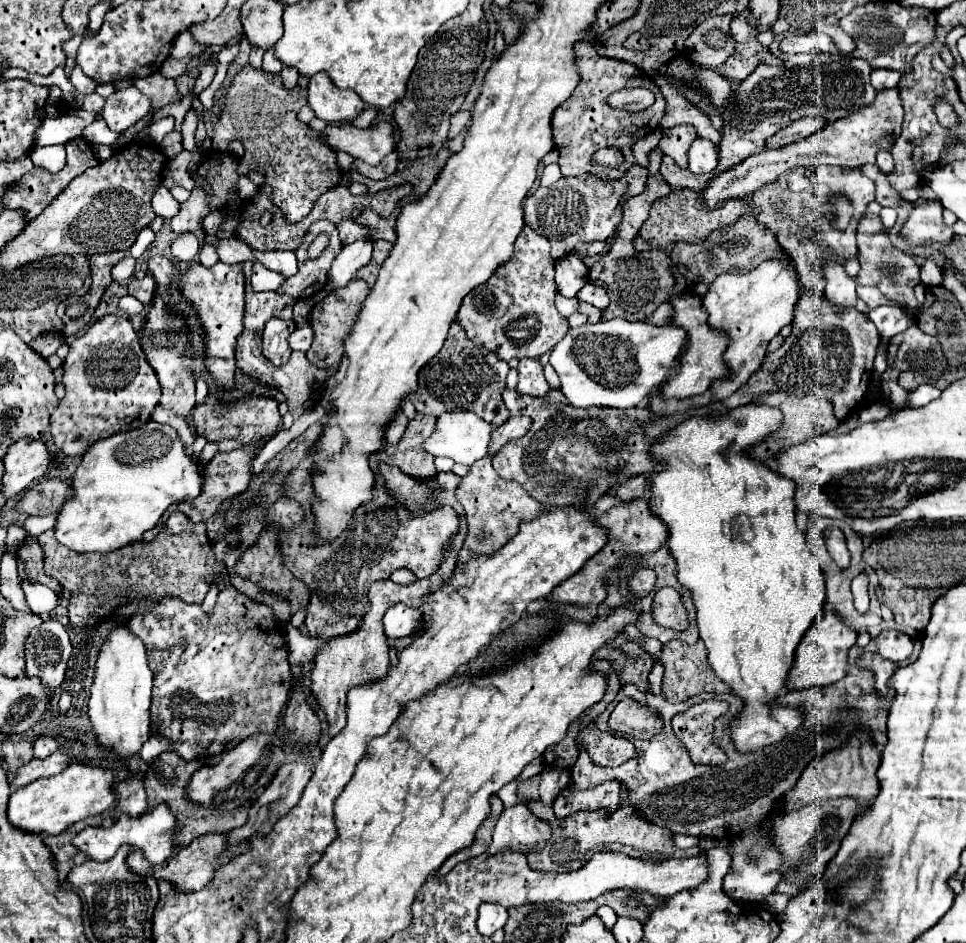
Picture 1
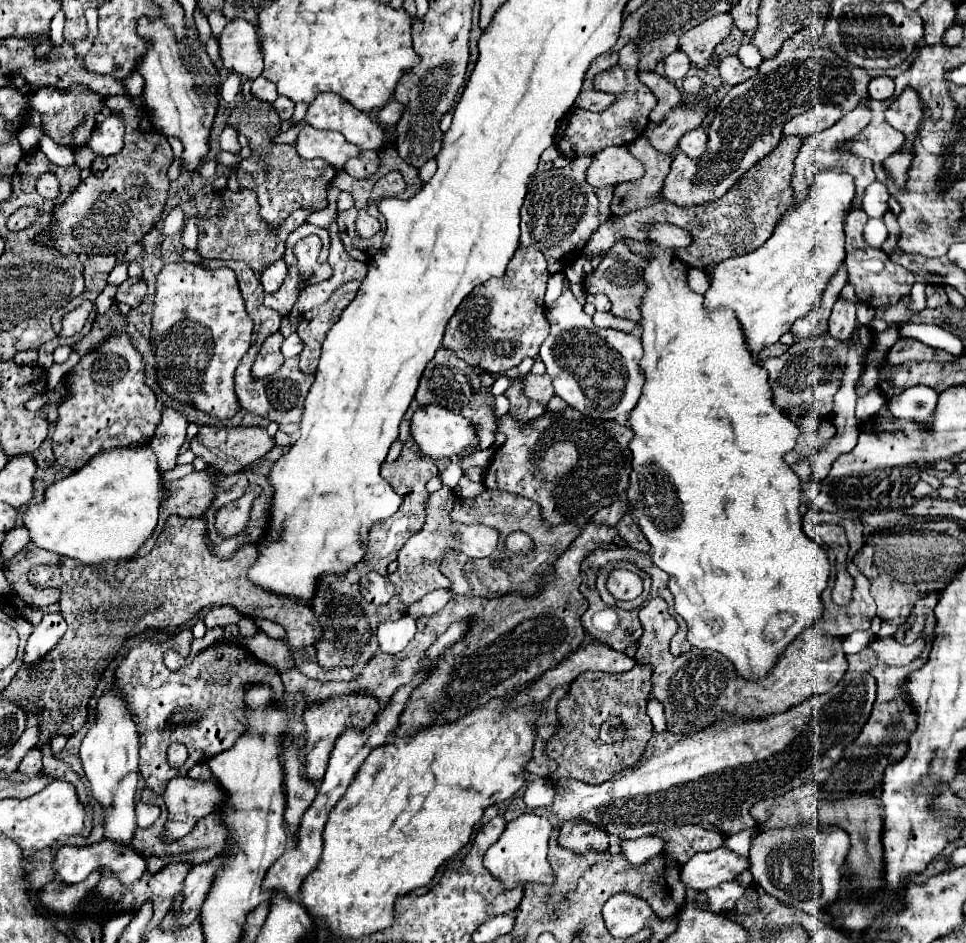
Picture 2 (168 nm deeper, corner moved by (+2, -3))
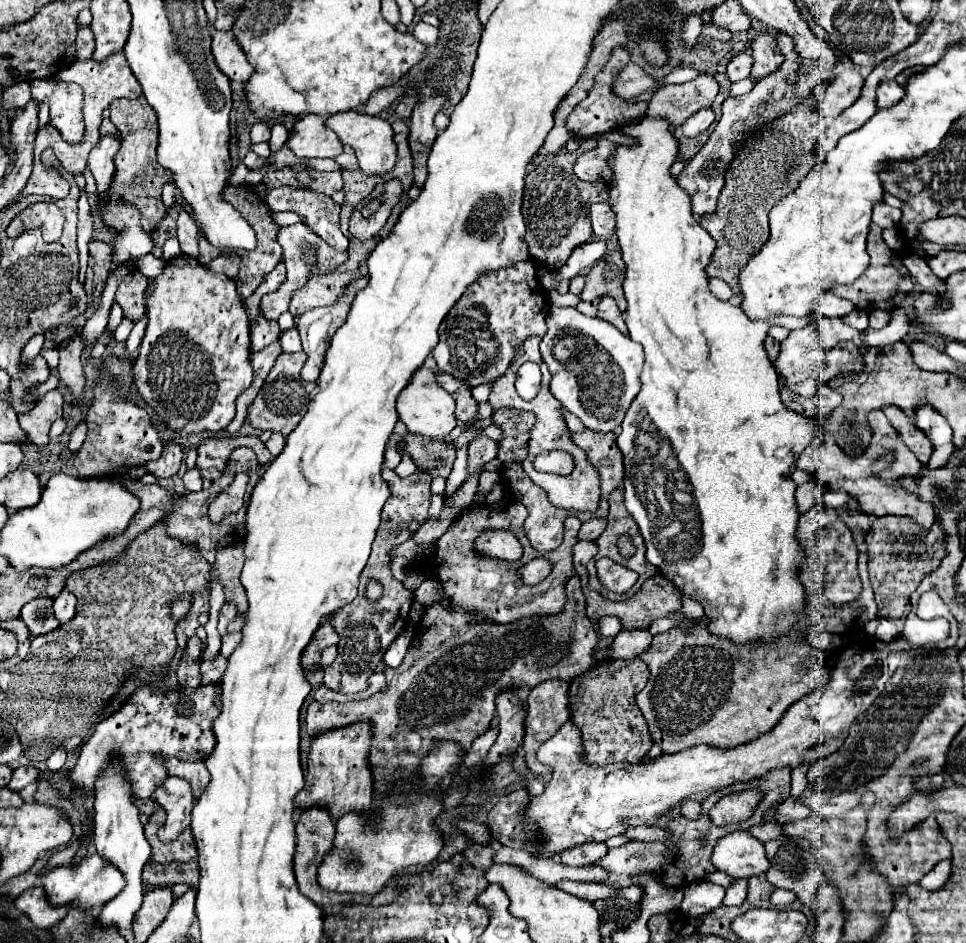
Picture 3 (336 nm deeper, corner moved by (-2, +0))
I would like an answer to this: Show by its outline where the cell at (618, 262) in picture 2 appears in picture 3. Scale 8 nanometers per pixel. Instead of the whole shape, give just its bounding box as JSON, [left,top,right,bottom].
[580,250,626,314]

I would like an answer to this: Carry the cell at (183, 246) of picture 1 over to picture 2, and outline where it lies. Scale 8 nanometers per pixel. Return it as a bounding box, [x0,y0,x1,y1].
[158,207,184,243]

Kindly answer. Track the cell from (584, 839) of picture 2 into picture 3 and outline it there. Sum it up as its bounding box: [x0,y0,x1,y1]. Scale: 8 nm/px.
[560,842,608,866]

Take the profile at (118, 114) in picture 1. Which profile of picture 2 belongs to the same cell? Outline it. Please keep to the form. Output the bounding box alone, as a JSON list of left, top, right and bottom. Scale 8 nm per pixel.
[88,113,124,157]

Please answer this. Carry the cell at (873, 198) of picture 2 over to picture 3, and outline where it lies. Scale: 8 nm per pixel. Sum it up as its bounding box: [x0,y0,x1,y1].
[872,202,900,228]

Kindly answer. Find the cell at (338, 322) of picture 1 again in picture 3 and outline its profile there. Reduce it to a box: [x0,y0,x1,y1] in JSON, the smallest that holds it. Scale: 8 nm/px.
[296,276,368,382]

